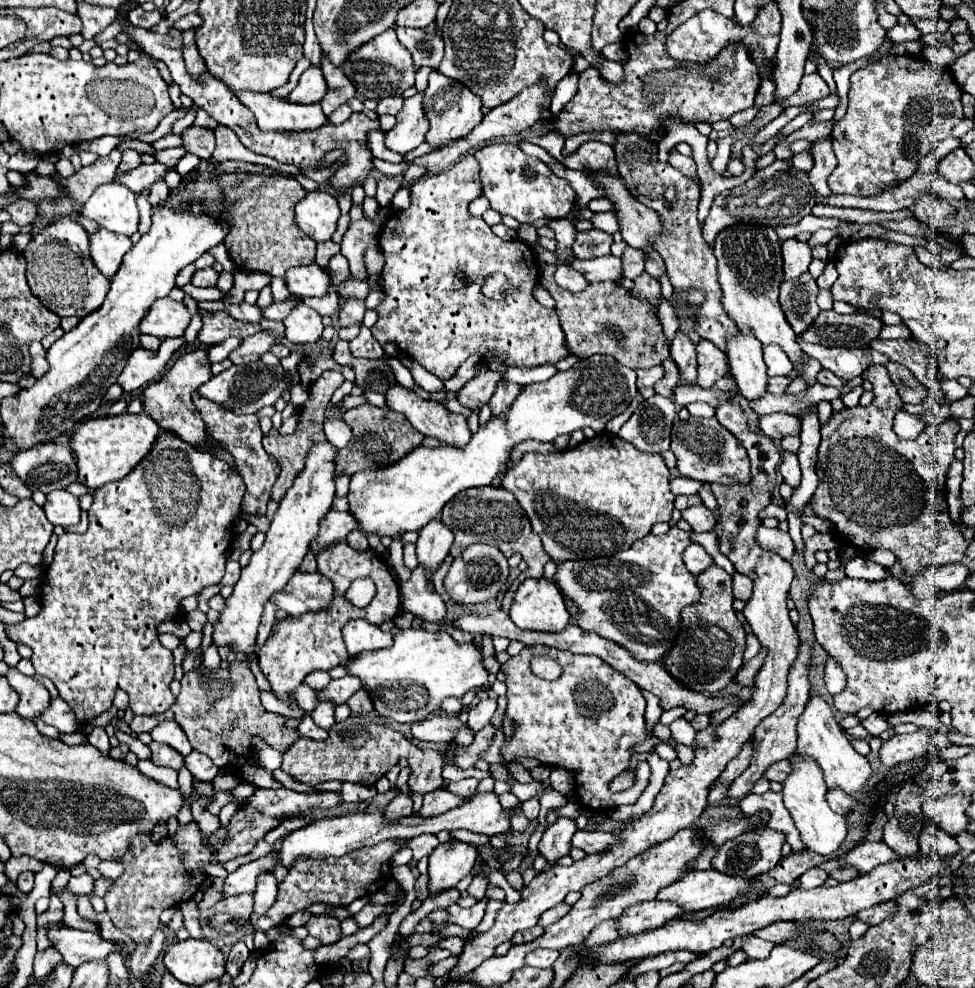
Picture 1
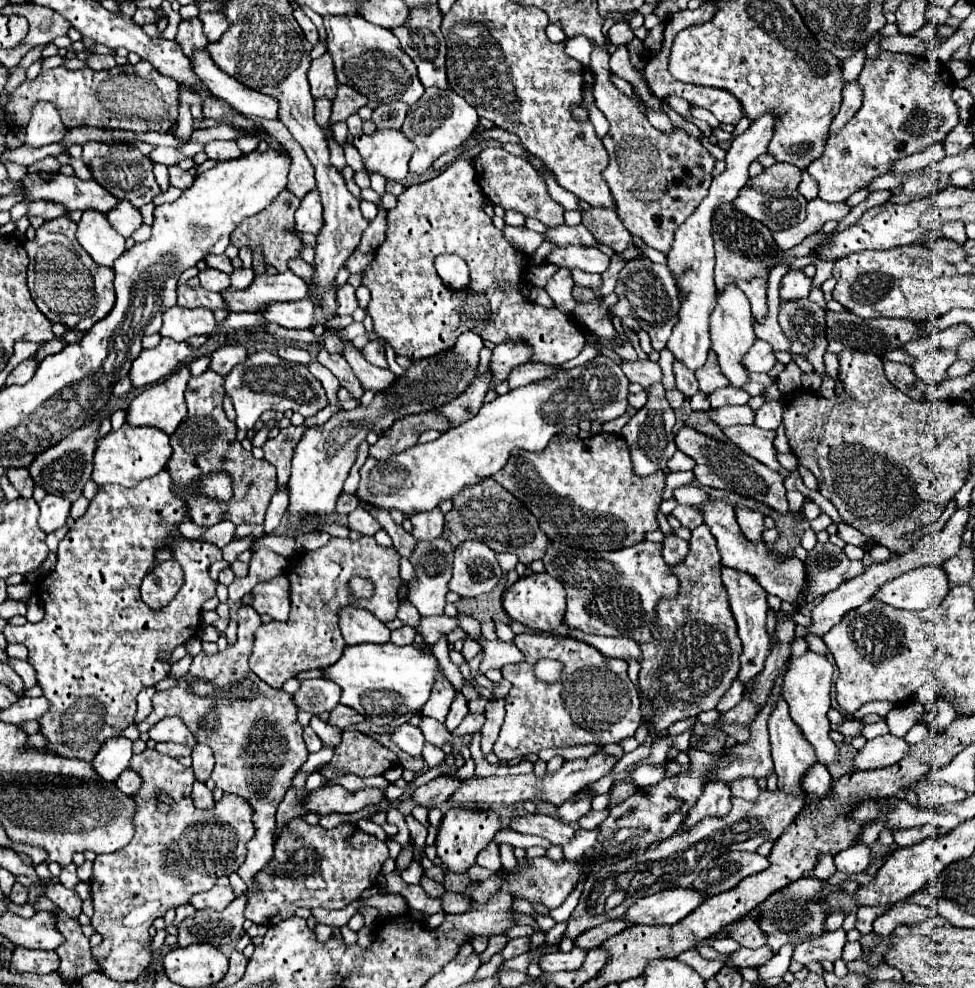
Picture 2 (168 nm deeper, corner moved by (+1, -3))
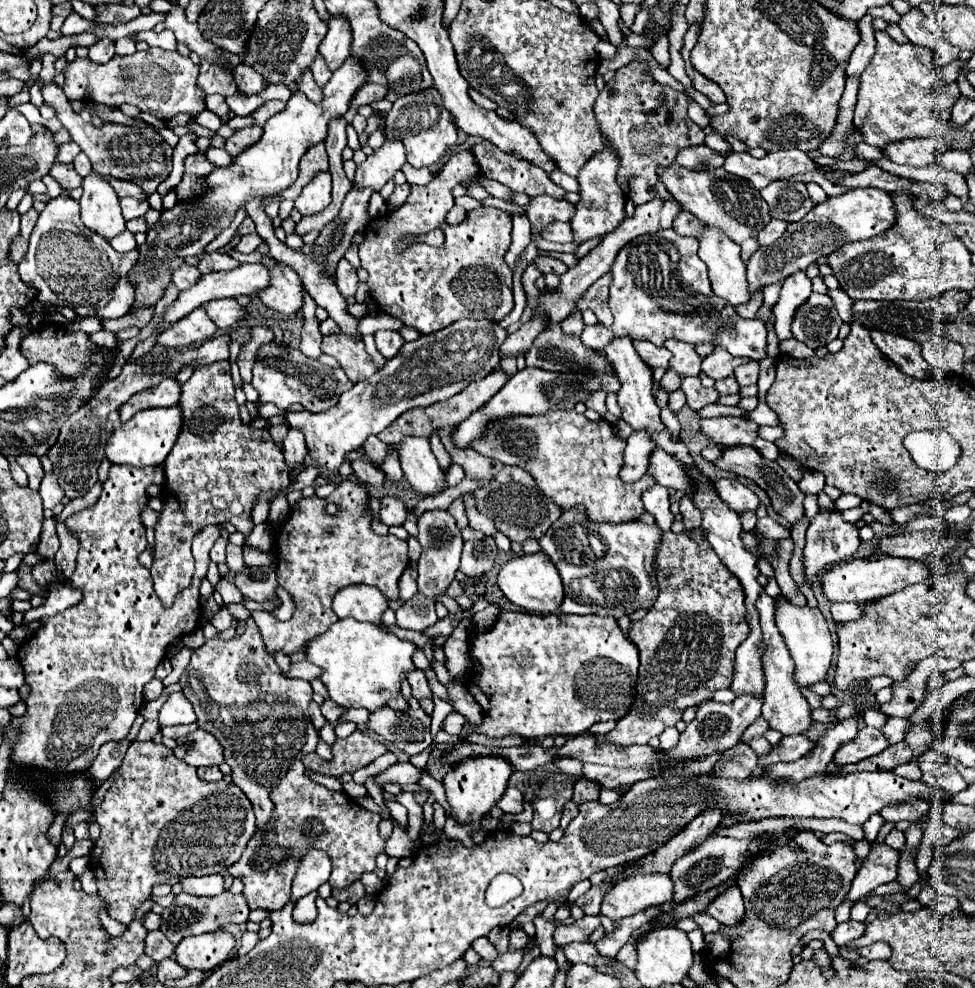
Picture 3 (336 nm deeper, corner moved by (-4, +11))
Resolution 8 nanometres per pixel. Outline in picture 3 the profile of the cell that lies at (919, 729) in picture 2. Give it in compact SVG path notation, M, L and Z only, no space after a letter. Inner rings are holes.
M890 718L886 722L886 726L882 728L882 732L884 732L884 736L888 738L890 744L896 744L900 738L906 736L906 726L908 726L908 720L904 720L904 718Z

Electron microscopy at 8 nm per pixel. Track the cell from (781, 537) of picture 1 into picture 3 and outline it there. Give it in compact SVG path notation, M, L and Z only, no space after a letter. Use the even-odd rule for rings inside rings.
M714 480L714 488L720 494L720 498L728 504L728 508L732 508L738 514L756 512L756 508L760 506L760 498L738 480Z

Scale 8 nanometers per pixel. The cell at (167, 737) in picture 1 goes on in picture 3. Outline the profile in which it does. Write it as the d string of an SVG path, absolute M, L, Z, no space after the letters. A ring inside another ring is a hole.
M174 692L164 702L158 722L160 722L160 726L192 724L192 722L196 722L196 714L192 710L192 704L186 700L186 696L182 692Z

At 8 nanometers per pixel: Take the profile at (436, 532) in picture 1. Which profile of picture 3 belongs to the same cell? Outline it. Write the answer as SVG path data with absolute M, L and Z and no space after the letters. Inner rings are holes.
M406 438L398 452L406 482L414 488L414 492L420 496L438 496L446 490L444 472L430 450L428 438Z

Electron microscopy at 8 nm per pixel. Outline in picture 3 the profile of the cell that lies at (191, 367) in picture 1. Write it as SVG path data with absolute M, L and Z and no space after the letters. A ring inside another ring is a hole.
M176 378L162 380L156 388L148 388L148 392L138 392L126 404L120 406L120 420L130 420L136 412L146 408L172 408L180 402L180 382Z

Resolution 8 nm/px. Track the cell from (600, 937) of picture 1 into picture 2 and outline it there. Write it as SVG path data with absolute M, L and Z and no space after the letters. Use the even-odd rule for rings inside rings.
M573 948L571 952L555 952L541 958L541 968L545 972L559 972L559 970L579 970L585 960L587 950Z

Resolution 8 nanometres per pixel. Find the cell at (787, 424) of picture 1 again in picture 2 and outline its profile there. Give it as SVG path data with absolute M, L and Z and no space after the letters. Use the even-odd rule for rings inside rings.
M755 424L751 426L729 426L723 428L723 434L735 444L741 452L747 456L759 460L761 464L768 466L771 470L779 471L779 462L775 460L775 448L773 448L773 438L775 430L761 430Z

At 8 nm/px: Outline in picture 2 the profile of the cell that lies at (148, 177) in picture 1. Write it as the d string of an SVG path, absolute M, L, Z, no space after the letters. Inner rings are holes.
M171 166L169 176L171 176L171 186L179 190L187 190L187 186L193 186L195 182L195 174L191 174L189 170L181 170L179 166Z

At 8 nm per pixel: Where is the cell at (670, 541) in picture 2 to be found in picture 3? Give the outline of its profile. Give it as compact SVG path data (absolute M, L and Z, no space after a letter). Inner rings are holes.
M654 486L650 490L644 492L642 496L642 502L644 502L644 508L646 512L654 514L656 518L656 524L666 532L672 528L674 524L674 514L670 512L670 502L668 502L668 488L664 486Z

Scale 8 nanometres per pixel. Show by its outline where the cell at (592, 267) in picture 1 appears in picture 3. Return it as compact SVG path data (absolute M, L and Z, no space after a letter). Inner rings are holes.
M554 222L548 228L542 230L544 240L556 242L556 244L564 244L564 242L572 242L572 226L564 224L564 222Z

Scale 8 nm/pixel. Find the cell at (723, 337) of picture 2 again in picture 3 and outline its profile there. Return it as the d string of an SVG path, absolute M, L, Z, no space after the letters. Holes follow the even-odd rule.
M706 228L700 238L700 260L708 266L712 292L728 300L734 308L748 302L750 290L746 280L746 264L740 258L740 246L722 232Z

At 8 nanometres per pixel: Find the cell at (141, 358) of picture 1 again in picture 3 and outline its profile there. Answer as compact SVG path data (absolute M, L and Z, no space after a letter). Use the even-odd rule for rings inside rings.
M200 308L196 312L190 312L184 320L178 320L176 324L170 324L170 328L166 328L156 344L164 346L164 348L182 348L182 346L190 346L196 342L206 342L216 334L216 324L206 316L206 312Z

